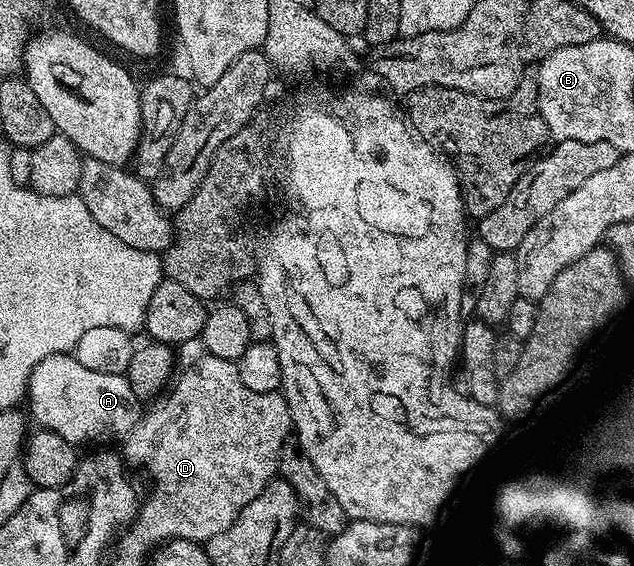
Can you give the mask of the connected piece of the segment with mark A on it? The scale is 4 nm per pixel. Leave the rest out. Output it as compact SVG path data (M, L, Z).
M70 353L51 354L41 360L31 369L25 383L25 399L31 405L31 414L39 421L38 425L44 430L52 430L72 444L126 436L141 417L139 398L135 394L138 394L136 387L123 374L93 372L93 368L85 368L85 364L81 364Z

